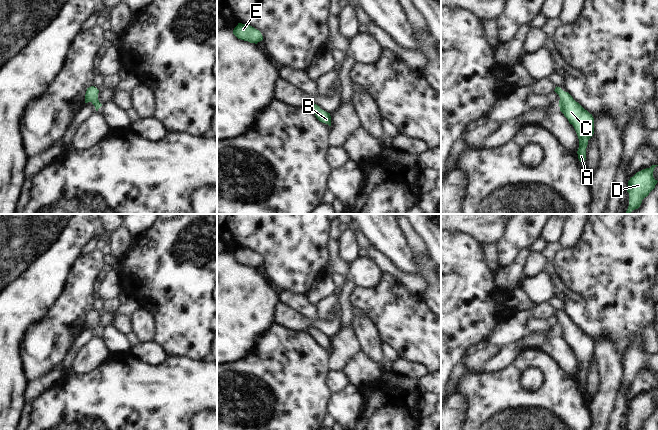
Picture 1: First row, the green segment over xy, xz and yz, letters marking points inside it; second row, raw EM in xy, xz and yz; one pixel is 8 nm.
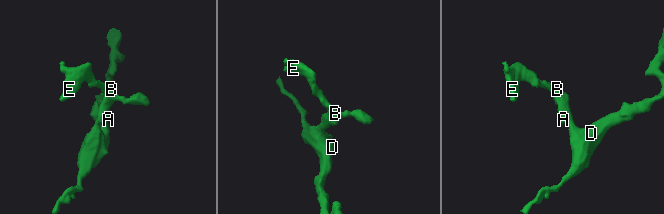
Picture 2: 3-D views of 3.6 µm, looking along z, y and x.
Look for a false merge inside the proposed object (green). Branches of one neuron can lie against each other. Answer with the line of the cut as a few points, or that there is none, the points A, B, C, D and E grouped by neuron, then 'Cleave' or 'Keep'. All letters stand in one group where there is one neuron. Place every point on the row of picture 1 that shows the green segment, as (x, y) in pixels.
No split. Groups: A B C D E. Keep

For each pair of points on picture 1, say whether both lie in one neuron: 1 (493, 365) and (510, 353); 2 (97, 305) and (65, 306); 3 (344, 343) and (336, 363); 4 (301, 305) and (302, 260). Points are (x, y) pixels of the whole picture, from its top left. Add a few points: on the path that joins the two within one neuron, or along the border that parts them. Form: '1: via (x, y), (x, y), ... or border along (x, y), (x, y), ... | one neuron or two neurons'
1: via (497, 363), (506, 355) | one neuron
2: border along (96, 297), (93, 300), (91, 309) | two neurons
3: via (343, 348), (338, 358) | one neuron
4: border along (278, 289), (304, 295) | two neurons

